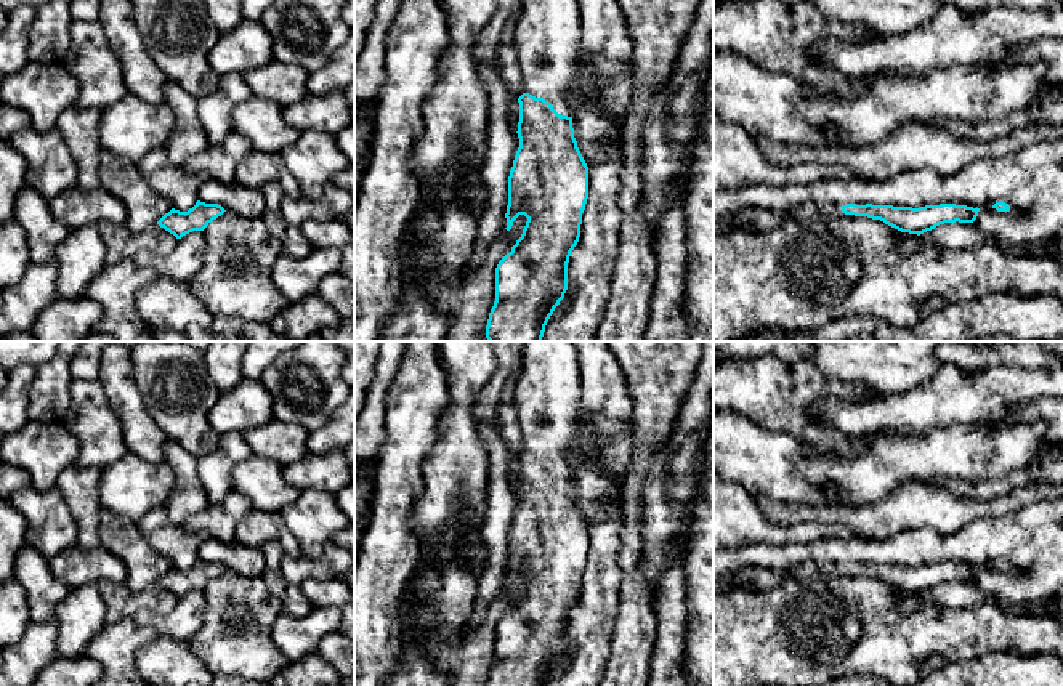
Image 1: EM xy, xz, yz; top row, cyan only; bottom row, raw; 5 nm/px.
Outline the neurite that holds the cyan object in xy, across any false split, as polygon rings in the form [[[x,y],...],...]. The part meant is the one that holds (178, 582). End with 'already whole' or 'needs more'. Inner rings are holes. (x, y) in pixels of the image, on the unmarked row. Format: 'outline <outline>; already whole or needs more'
outline [[[197,559],[188,571],[172,567],[157,580],[157,583],[173,593],[176,598],[181,598],[192,590],[204,590],[224,571],[226,569],[218,563],[205,563]]]; already whole

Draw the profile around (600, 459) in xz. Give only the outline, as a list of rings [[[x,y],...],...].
[[[579,414],[576,442],[564,452],[572,470],[577,506],[587,523],[606,519],[609,498],[620,500],[632,462],[632,423],[601,414]]]

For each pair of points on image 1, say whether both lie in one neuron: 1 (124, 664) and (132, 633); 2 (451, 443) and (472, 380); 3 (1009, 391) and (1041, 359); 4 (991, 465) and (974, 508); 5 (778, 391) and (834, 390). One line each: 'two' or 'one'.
1: one
2: one
3: two
4: two
5: one

